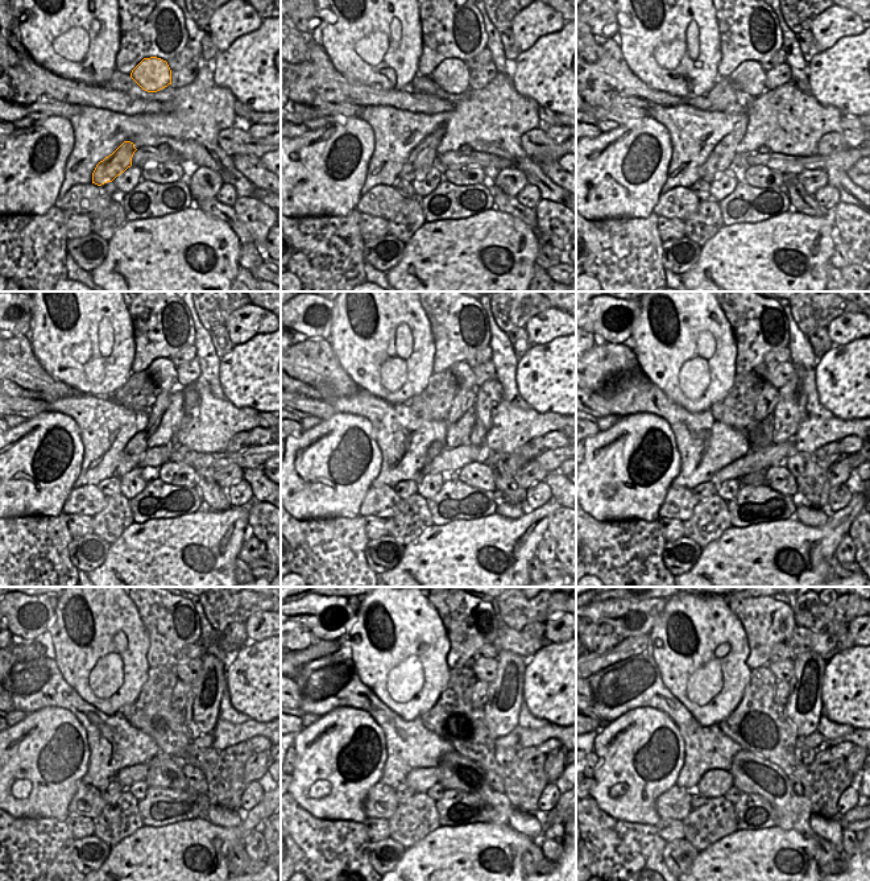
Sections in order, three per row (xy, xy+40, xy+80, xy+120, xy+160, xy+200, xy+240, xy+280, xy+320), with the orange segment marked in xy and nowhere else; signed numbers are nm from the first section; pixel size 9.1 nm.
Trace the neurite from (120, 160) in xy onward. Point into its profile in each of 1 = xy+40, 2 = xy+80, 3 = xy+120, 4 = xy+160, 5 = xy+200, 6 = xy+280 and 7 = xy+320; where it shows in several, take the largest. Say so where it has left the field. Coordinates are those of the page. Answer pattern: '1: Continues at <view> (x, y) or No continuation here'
1: Continues at xy+40 (423, 156)
2: Continues at xy+80 (723, 157)
3: Continues at xy+120 (164, 373)
4: Continues at xy+160 (465, 396)
5: Continues at xy+200 (769, 397)
6: Continues at xy+280 (477, 695)
7: Continues at xy+320 (778, 683).

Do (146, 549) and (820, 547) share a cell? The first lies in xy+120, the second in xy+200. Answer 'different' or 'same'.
same

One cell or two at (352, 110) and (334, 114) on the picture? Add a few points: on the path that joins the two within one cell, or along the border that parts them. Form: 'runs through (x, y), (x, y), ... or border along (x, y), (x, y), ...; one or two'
runs through (348, 110), (338, 111); one

